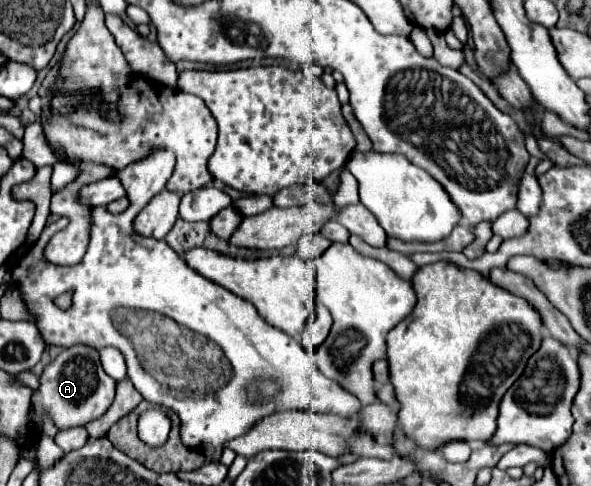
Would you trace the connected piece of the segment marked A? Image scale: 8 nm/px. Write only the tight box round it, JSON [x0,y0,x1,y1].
[32,345,116,433]

